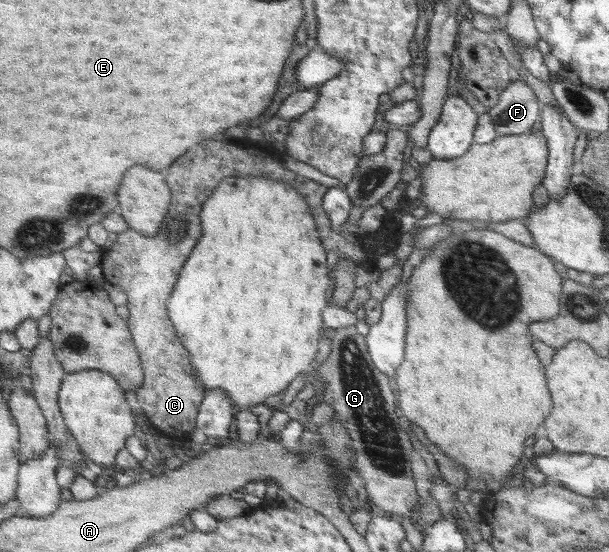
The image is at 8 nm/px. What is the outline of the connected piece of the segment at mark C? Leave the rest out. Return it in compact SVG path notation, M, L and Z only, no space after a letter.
M208 140L204 148L196 148L192 150L192 154L188 152L188 156L180 156L178 164L172 164L172 168L168 168L166 182L171 188L173 200L159 234L147 238L142 233L129 229L119 235L117 242L102 260L104 276L113 284L119 285L128 295L130 316L127 324L134 336L144 371L147 372L147 380L136 390L136 398L149 424L162 436L170 439L188 440L188 434L196 428L199 406L204 400L206 389L202 382L196 380L198 372L192 366L190 354L170 322L167 299L175 289L175 283L188 256L191 256L203 236L200 212L203 212L204 204L221 184L221 180L245 178L249 175L274 178L277 182L291 185L307 202L324 248L336 249L342 242L343 236L339 235L339 231L331 230L331 221L323 209L324 196L329 190L324 184L291 173L283 166L280 155L268 146L248 144L246 148L241 148L234 144Z

